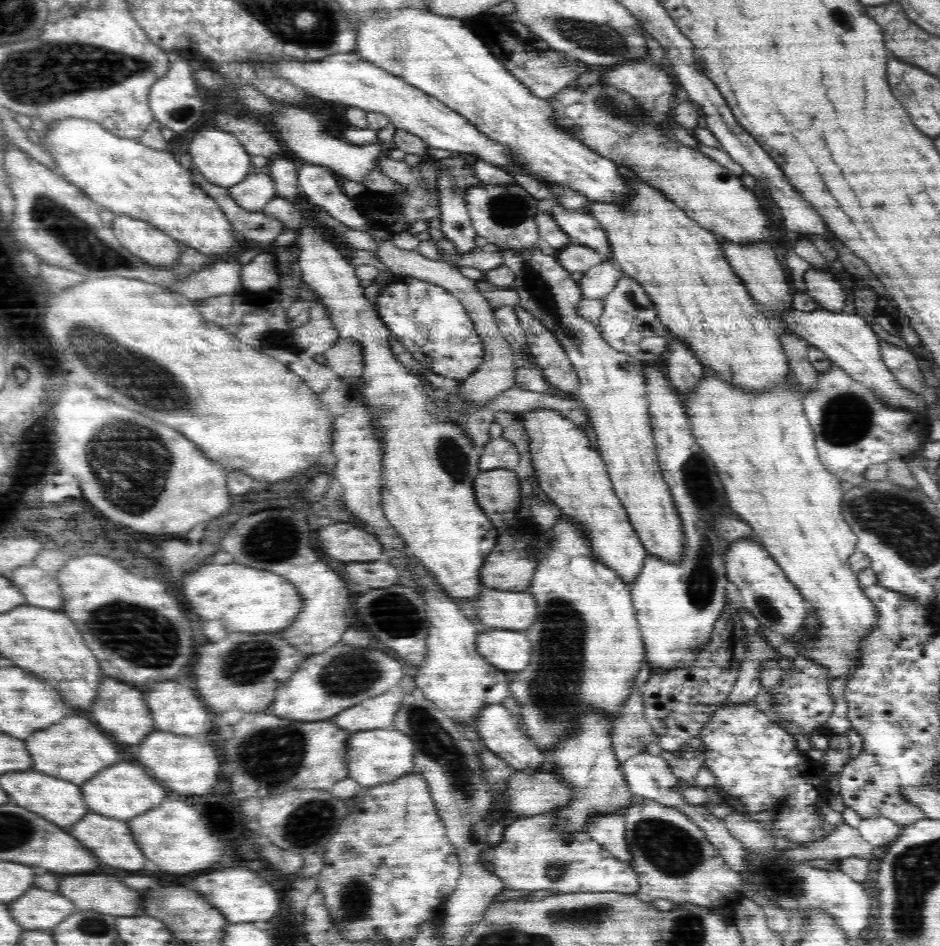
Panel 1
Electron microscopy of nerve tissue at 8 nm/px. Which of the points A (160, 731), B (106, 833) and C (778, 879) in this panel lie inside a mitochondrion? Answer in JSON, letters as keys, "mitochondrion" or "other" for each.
{"A":"other","B":"other","C":"mitochondrion"}

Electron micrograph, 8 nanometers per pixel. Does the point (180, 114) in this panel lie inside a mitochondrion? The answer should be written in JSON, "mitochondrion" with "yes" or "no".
{"mitochondrion":"yes"}

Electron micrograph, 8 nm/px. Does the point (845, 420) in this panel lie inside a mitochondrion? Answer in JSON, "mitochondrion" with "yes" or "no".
{"mitochondrion":"yes"}

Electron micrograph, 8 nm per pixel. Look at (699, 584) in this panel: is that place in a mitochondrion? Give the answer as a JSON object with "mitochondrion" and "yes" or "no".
{"mitochondrion":"yes"}

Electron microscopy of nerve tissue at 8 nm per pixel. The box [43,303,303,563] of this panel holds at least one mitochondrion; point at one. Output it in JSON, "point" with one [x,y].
{"point":[131,463]}

